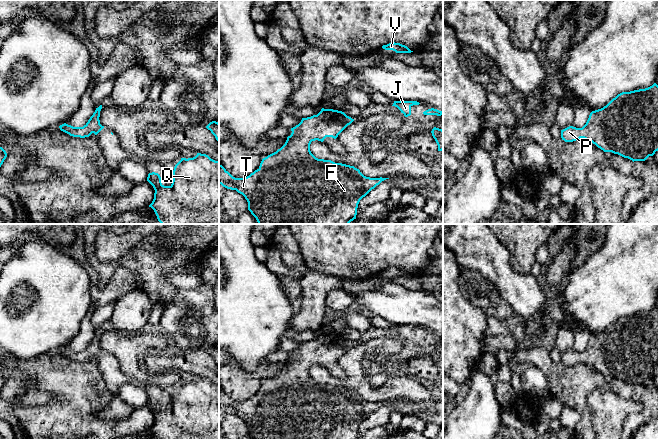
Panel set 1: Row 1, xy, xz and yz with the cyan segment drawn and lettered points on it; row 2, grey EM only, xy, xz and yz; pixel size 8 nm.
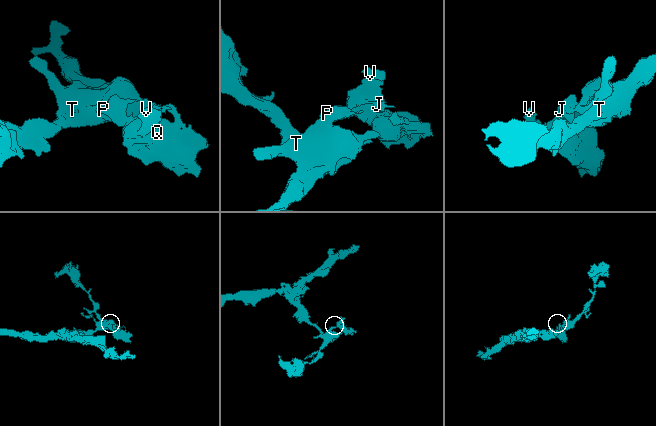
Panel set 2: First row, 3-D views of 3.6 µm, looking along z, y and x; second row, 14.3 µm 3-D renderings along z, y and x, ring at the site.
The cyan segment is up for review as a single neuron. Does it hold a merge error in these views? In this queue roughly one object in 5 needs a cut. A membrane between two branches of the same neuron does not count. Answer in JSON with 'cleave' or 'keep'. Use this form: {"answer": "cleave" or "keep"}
{"answer": "keep"}

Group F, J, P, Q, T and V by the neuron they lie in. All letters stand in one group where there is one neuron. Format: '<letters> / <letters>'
F J P Q T V

